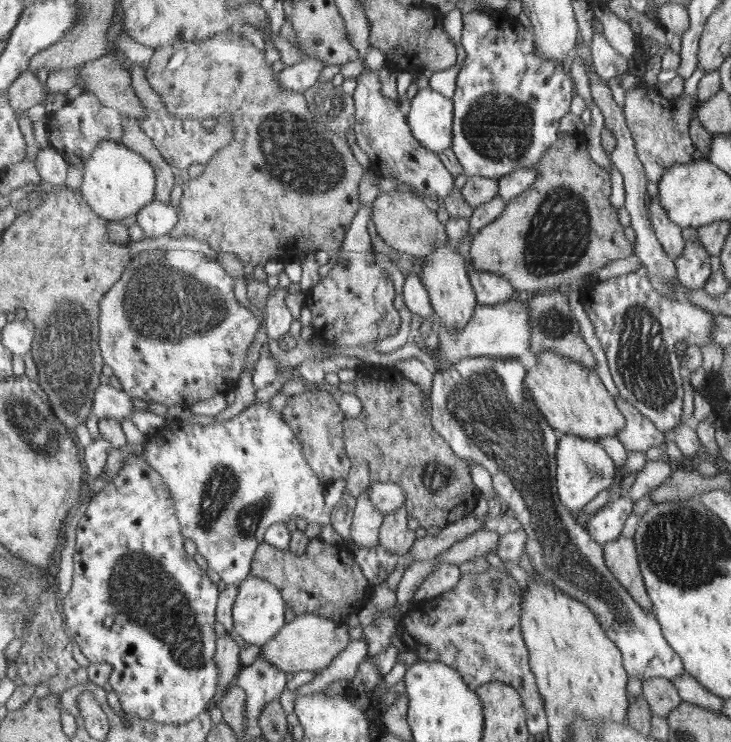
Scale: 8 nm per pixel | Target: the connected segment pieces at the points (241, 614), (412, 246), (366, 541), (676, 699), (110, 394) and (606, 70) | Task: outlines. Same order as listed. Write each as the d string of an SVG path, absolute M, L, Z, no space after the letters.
M249 576L241 584L241 592L234 604L234 633L241 636L247 643L265 646L287 626L287 602L284 601L280 582Z
M411 192L379 193L373 202L373 219L378 235L397 251L425 257L436 251L436 244L444 244L450 240L446 224L437 218L434 212Z
M368 488L356 501L350 529L352 540L359 546L380 544L380 530L385 521L384 515L370 499L370 488Z
M656 677L642 682L641 690L652 713L669 717L682 703L676 684L667 678Z
M103 381L93 396L91 413L98 420L106 418L116 418L118 421L121 418L133 419L135 417L134 402L124 390L117 390Z
M603 32L594 35L591 49L594 70L603 80L629 72L629 59L605 38Z

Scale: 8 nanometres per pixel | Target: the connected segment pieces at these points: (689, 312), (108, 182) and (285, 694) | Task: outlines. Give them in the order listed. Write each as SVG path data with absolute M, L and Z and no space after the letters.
M639 272L627 273L626 275L618 275L616 277L611 277L605 281L599 281L593 287L593 290L590 290L586 295L586 299L583 303L583 306L586 308L592 323L594 324L594 328L592 332L594 333L594 337L596 340L603 345L605 349L608 363L610 366L610 371L614 376L614 382L620 395L623 398L626 398L629 402L632 402L647 418L650 418L656 425L659 430L662 430L663 433L668 430L673 431L676 426L679 426L681 423L681 416L683 416L683 386L681 385L681 370L679 370L681 366L681 360L679 360L678 356L678 343L685 341L689 345L711 345L714 344L711 338L711 329L712 329L712 315L709 312L706 312L705 309L701 309L699 306L695 306L695 304L691 304L682 298L677 300L671 300L671 298L665 298L663 294L659 294L657 290L653 286L651 286L652 282L645 276L644 273L640 274Z
M103 141L87 160L83 170L80 197L91 205L94 212L109 222L130 222L145 206L156 200L155 170L143 155L131 150L128 144Z
M359 639L353 641L351 645L345 651L341 652L329 668L321 669L321 671L315 672L315 678L298 689L289 691L286 689L281 692L281 706L285 710L285 715L294 713L294 701L301 696L311 695L312 693L318 693L325 690L332 682L337 680L345 680L351 684L353 678L357 676L359 666L367 656L367 642Z

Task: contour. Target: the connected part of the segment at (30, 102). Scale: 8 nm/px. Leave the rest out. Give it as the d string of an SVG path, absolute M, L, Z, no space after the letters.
M27 69L7 90L10 105L14 107L18 118L21 114L28 115L29 110L37 104L41 104L45 88L37 73Z

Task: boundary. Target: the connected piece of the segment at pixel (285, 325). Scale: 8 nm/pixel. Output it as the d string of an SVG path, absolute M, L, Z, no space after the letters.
M277 285L267 302L266 334L275 341L281 339L288 341L287 332L291 330L291 324L295 319L287 305L287 296L287 290Z

